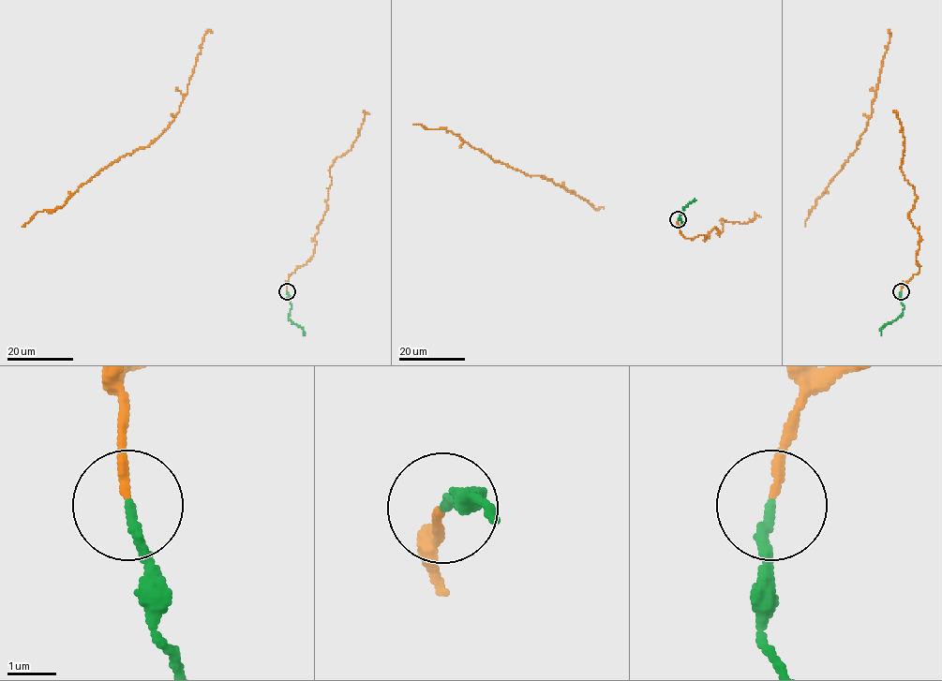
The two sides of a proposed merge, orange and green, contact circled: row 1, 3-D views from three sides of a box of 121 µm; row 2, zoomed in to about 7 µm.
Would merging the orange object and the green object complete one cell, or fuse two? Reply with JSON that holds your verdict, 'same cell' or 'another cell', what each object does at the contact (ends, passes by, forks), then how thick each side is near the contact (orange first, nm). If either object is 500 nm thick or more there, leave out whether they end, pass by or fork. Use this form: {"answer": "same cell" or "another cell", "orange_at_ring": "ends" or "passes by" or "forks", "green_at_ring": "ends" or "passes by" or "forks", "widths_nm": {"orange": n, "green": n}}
{"answer": "another cell", "orange_at_ring": "ends", "green_at_ring": "ends", "widths_nm": {"orange": 180, "green": 180}}

